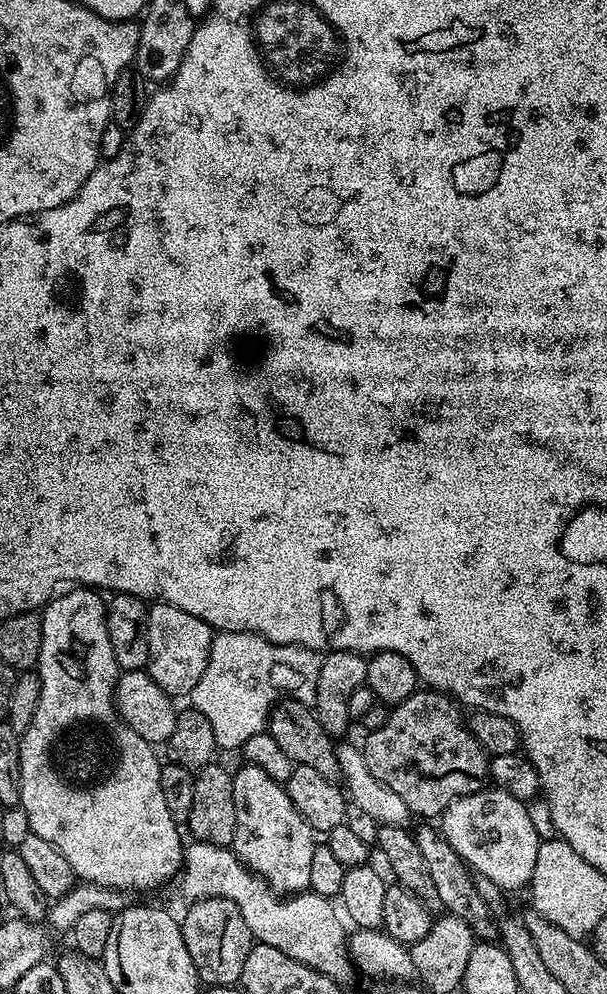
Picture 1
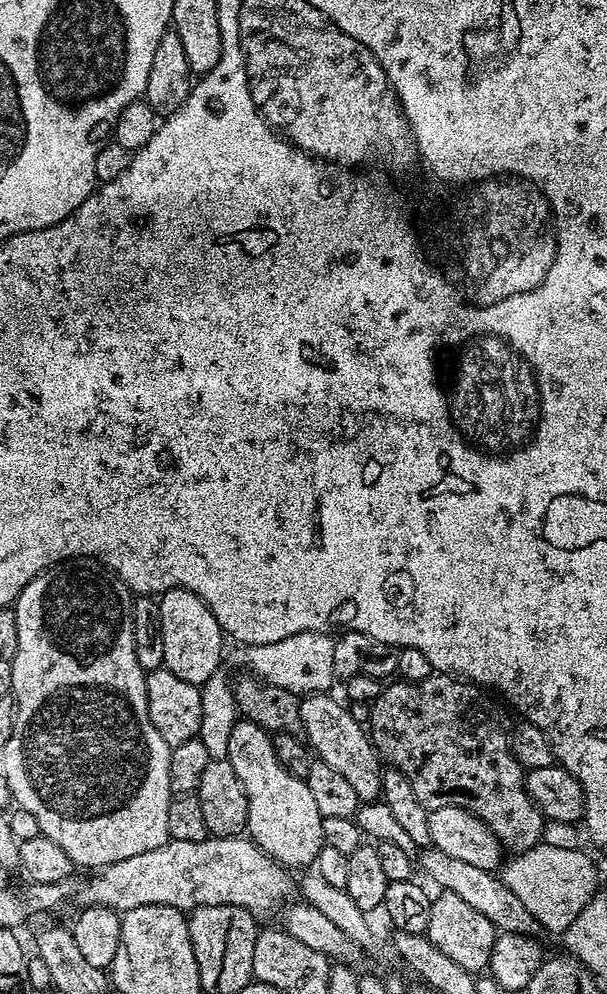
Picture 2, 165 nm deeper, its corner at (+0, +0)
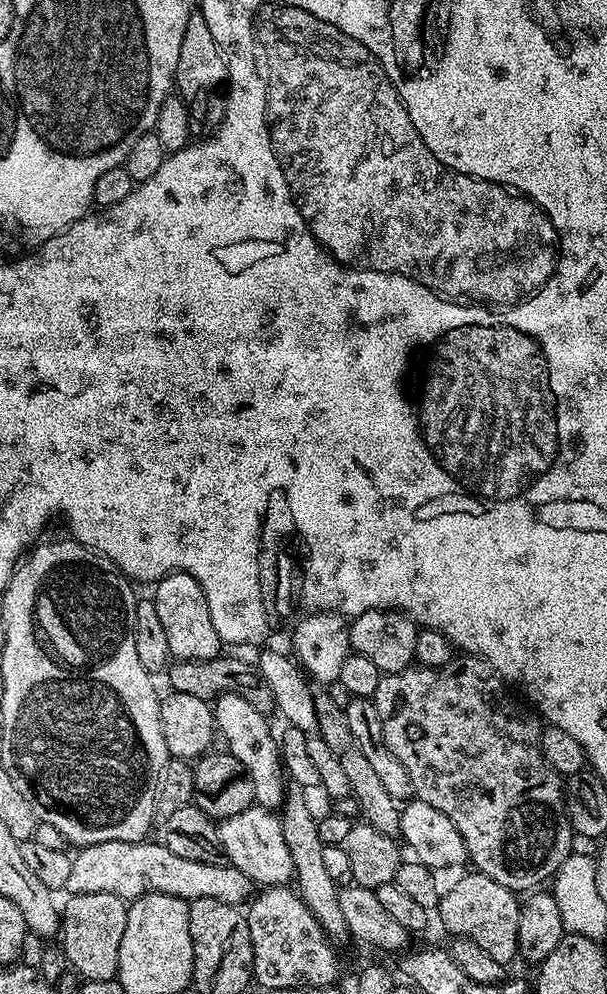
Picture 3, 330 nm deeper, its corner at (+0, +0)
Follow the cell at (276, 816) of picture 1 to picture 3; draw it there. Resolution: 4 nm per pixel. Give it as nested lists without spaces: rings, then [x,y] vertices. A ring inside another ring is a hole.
[[[224,693],[214,700],[214,719],[217,733],[226,743],[227,751],[231,752],[238,762],[246,766],[250,774],[250,782],[254,782],[256,804],[269,810],[276,810],[283,805],[286,795],[286,769],[280,758],[280,745],[277,737],[272,737],[272,728],[259,707],[252,704],[244,696],[236,693]]]

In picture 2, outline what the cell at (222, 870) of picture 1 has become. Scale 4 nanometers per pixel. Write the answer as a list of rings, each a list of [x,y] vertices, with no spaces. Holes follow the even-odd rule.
[[[243,835],[209,838],[202,842],[178,842],[169,838],[162,846],[146,850],[146,854],[122,858],[122,862],[107,864],[89,875],[92,877],[85,888],[83,885],[79,889],[78,900],[84,906],[106,906],[121,914],[138,906],[170,906],[188,914],[202,906],[229,904],[242,906],[253,916],[263,918],[272,911],[275,913],[289,899],[292,888],[294,892],[294,880],[292,884],[287,875],[291,876]]]

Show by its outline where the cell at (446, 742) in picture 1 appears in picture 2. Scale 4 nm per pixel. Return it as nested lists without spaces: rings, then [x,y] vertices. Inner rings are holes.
[[[433,674],[427,676],[422,682],[410,682],[409,680],[397,679],[396,684],[392,684],[383,689],[379,698],[372,701],[372,722],[370,725],[370,737],[373,747],[377,753],[393,768],[402,770],[402,774],[406,774],[406,778],[410,778],[410,786],[414,786],[414,795],[418,797],[418,802],[422,802],[422,806],[429,810],[433,808],[441,808],[442,806],[454,806],[466,810],[470,814],[474,814],[485,824],[495,836],[500,839],[501,845],[505,849],[508,848],[512,854],[519,854],[528,851],[541,843],[545,839],[544,827],[546,821],[541,812],[536,809],[536,803],[530,798],[530,794],[524,785],[526,775],[525,768],[517,762],[512,753],[512,747],[508,741],[510,735],[509,721],[504,721],[504,716],[500,713],[500,708],[491,700],[489,693],[480,685],[471,683],[463,678],[457,678],[451,674]]]

